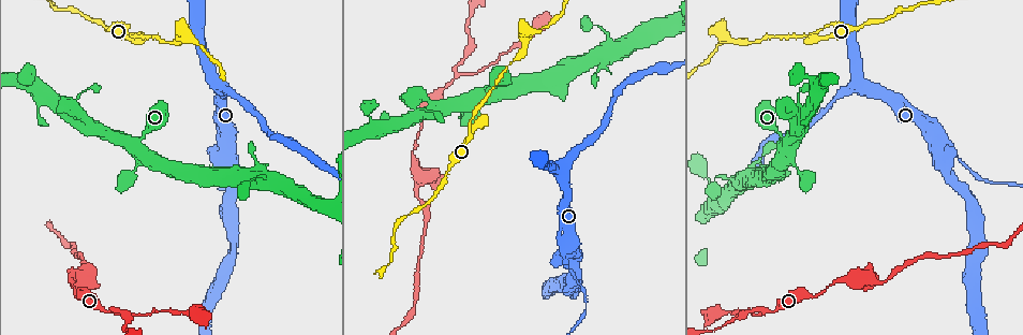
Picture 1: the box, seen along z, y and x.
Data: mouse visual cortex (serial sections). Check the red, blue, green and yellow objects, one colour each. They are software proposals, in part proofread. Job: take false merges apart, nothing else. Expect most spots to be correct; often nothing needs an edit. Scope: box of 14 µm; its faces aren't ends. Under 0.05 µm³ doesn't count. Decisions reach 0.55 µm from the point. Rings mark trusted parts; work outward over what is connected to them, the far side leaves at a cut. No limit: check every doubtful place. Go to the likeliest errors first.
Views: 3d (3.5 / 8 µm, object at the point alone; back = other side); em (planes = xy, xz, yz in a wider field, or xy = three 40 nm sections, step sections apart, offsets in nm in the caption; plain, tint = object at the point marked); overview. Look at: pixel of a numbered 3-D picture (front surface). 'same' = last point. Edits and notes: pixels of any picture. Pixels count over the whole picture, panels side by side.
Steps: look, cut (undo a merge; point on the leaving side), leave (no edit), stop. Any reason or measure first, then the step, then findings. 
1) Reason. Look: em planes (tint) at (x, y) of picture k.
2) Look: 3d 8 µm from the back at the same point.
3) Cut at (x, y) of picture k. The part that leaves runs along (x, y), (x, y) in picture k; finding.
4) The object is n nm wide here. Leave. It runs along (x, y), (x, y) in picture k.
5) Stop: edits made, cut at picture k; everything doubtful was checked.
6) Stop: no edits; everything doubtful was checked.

Side arm on a straight run. Look: 3d 3.5 µm at (767, 310) of picture 1.

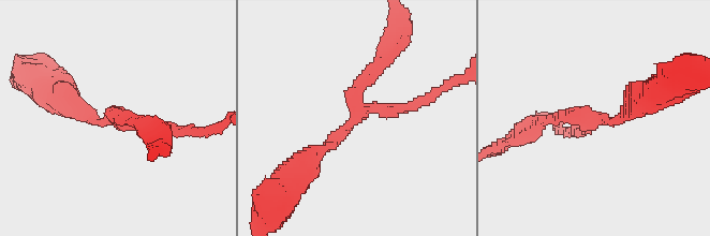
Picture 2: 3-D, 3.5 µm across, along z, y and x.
3 arms meet here; the arms are 150, 150, 200 nm wide; now the EM. Look: em xy step 1 (tint) at (117, 116) of picture 2.

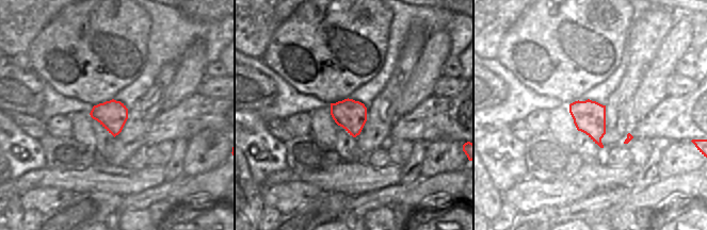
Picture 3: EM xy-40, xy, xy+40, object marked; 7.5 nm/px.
Leave. It runs along (308, 160), (364, 111), (423, 99) in picture 2; continuous, no second cell.

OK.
Arms part here. Look: 3d 3.5 µm at (531, 38) of picture 1.

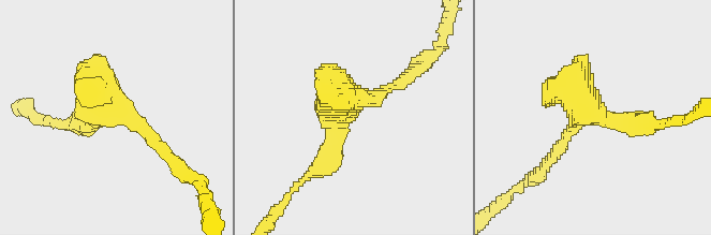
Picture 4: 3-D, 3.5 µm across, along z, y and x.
Now the EM. Look: em xy step 3 (tint) at (583, 108) of picture 4.

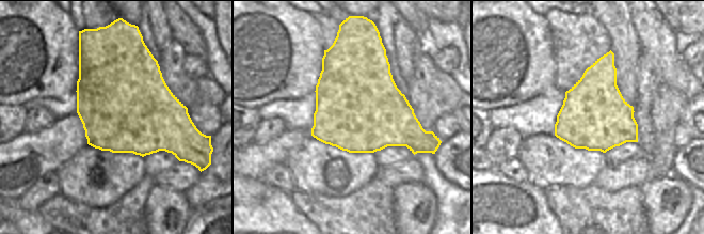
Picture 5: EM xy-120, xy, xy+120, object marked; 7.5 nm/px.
The object is 650 nm wide here. Leave. It runs along (647, 122), (583, 109), (573, 89), (545, 106) in picture 4; continuous, no second cell.

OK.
Abrupt turn. Look: 3d 8 µm at (565, 256) of picture 1.

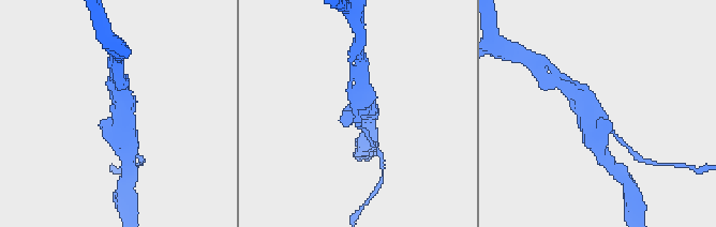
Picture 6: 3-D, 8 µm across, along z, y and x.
Now the EM. Look: em xy step 2 (tint) at (360, 112) of picture 6.

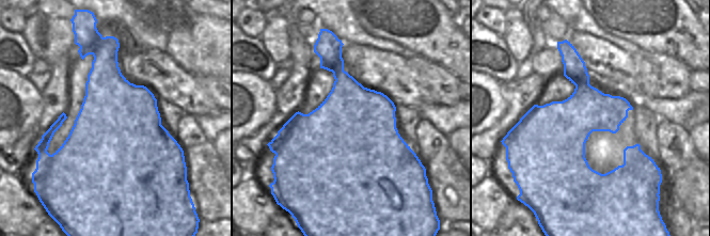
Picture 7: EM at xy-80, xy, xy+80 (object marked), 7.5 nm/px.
Leave. It runs along (582, 101), (592, 138), (607, 159) in picture 6; continuous, no second cell.

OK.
Arms part here. Look: 3d 8 µm from the back at (77, 280) of picture 1.

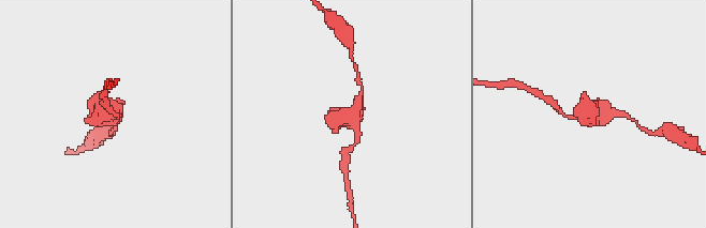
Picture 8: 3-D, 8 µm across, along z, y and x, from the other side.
Zoom in. Look: 3d 3.5 µm at (353, 109) of picture 8.

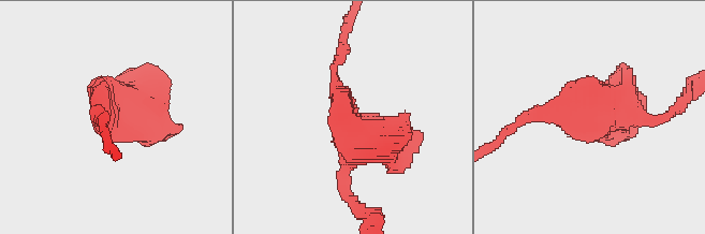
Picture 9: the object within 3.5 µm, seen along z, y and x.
Shape alone is not enough. Look: em xy step 2 (tint) at (347, 119) of picture 9.

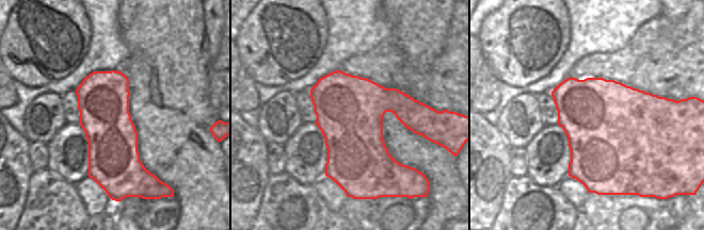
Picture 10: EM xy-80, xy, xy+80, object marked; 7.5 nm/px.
Leave. It runs along (335, 70), (351, 200) in picture 9; all the same cell.

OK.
Stop: no edits; everything doubtful was checked.

